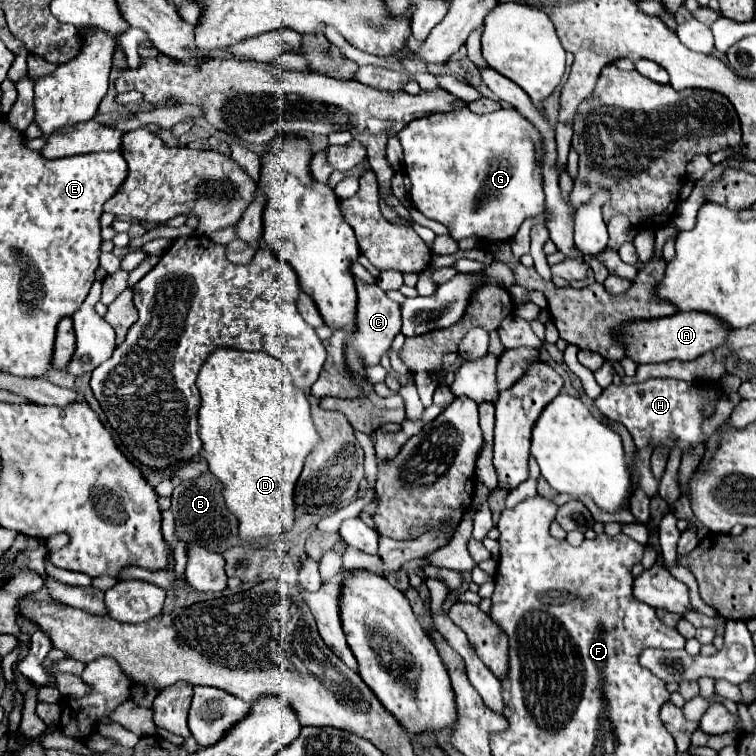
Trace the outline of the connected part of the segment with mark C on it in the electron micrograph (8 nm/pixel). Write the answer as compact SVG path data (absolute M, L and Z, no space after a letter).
M355 280L357 284L357 294L359 294L359 304L357 304L357 326L355 332L351 334L349 344L361 354L363 362L367 366L379 364L381 354L389 350L393 338L401 330L401 310L399 304L387 298L387 294L377 286L377 284L363 284L361 280Z

